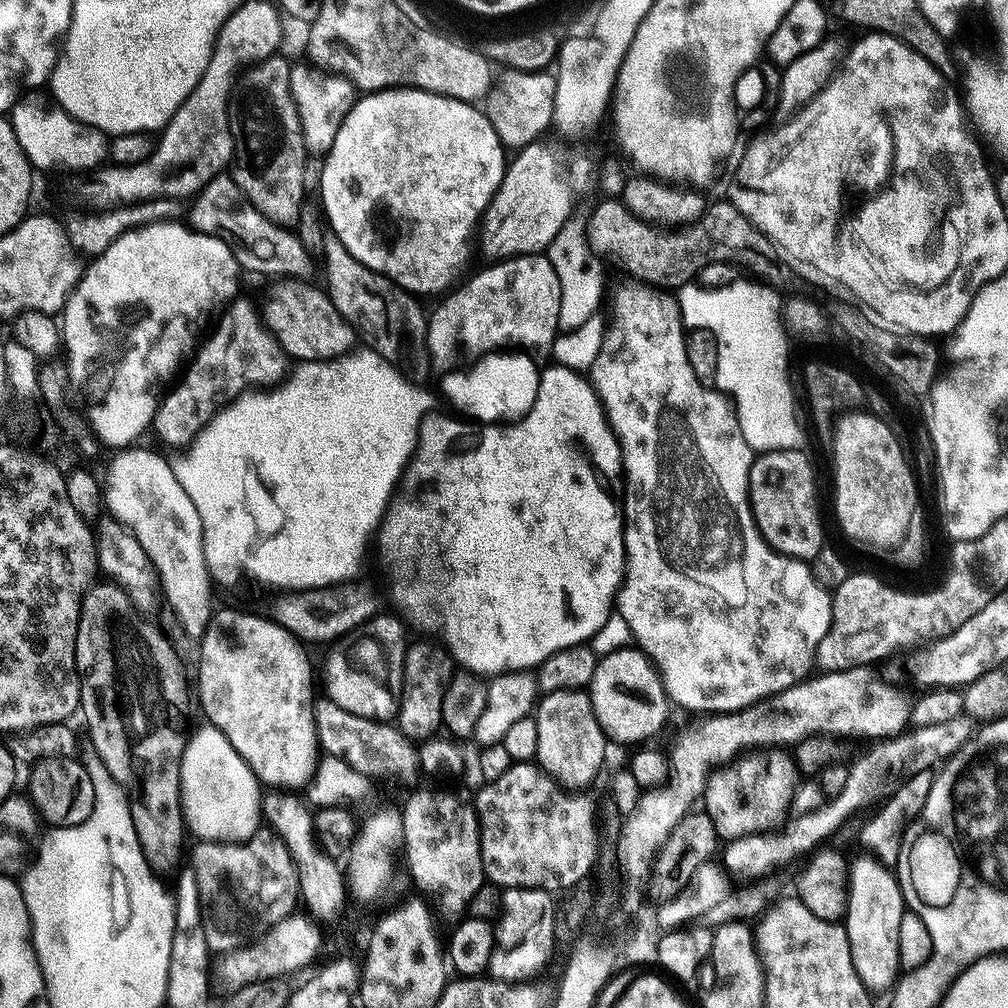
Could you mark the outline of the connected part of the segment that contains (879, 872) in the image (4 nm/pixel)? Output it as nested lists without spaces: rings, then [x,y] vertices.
[[[863,855],[853,859],[848,869],[848,914],[842,923],[858,978],[862,978],[869,992],[887,993],[902,972],[898,958],[898,930],[906,905],[897,873],[875,856]]]

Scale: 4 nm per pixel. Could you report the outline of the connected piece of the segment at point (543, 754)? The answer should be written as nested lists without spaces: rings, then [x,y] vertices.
[[[578,688],[554,690],[543,693],[534,709],[534,717],[538,726],[538,748],[535,763],[549,772],[558,783],[569,790],[584,790],[596,780],[600,767],[604,764],[604,755],[610,749],[610,741],[605,736],[602,726],[598,726],[598,718],[594,714],[594,706],[587,691]]]

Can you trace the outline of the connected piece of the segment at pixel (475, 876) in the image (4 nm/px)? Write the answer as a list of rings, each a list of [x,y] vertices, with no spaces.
[[[417,787],[412,797],[402,807],[404,818],[403,847],[408,848],[408,868],[420,886],[428,886],[436,892],[435,907],[439,915],[456,922],[468,911],[468,904],[486,882],[482,854],[480,853],[480,823],[476,817],[476,806],[471,799],[463,800],[456,792],[443,792],[440,788]]]

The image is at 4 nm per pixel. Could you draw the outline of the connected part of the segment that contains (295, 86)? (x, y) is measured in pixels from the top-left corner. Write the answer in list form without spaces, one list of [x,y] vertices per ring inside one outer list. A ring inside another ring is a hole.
[[[312,62],[293,63],[290,67],[290,100],[295,104],[303,132],[304,147],[313,157],[323,158],[328,155],[338,130],[350,114],[358,99],[358,89],[347,76],[339,72],[329,72],[327,68],[317,68]]]

